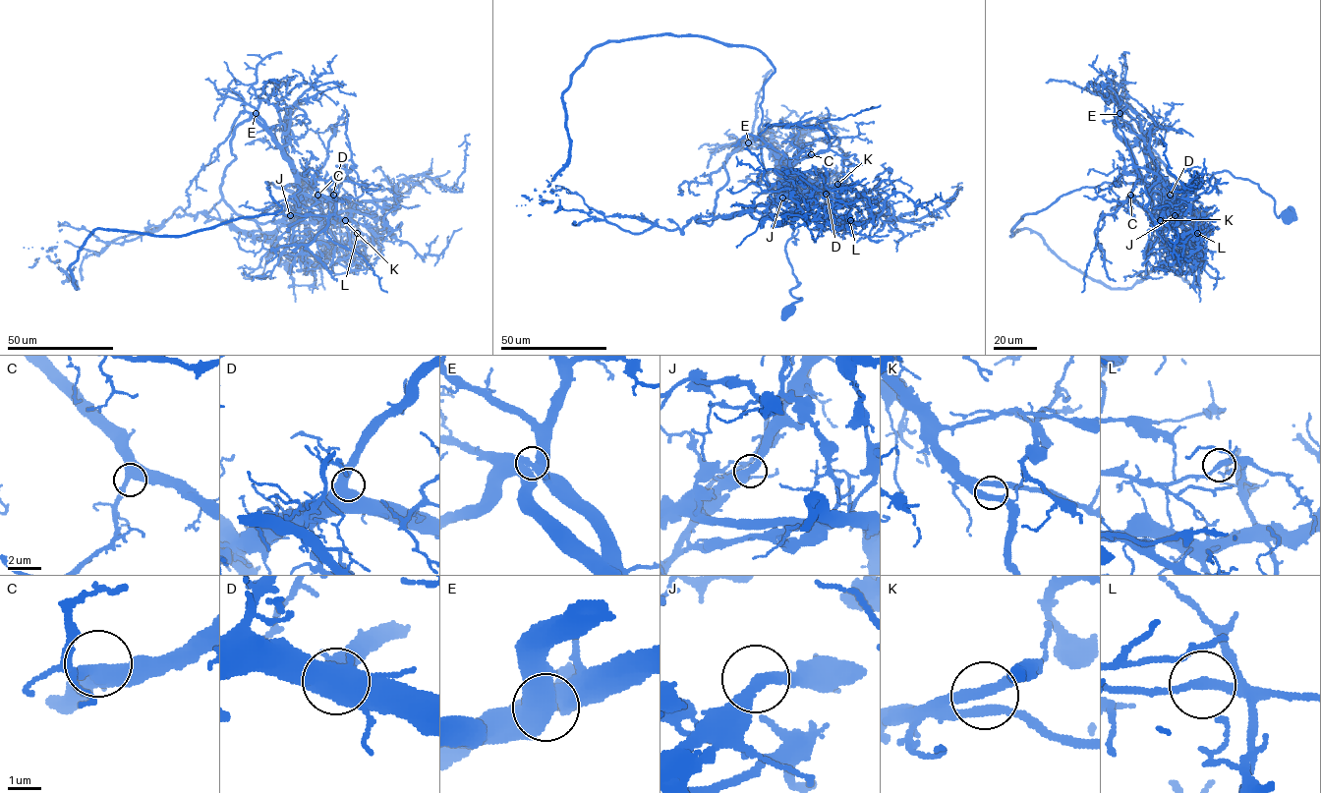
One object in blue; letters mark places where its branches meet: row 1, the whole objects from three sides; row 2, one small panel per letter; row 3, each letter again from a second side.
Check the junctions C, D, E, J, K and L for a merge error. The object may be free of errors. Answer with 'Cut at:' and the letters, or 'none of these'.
Cut at: L

